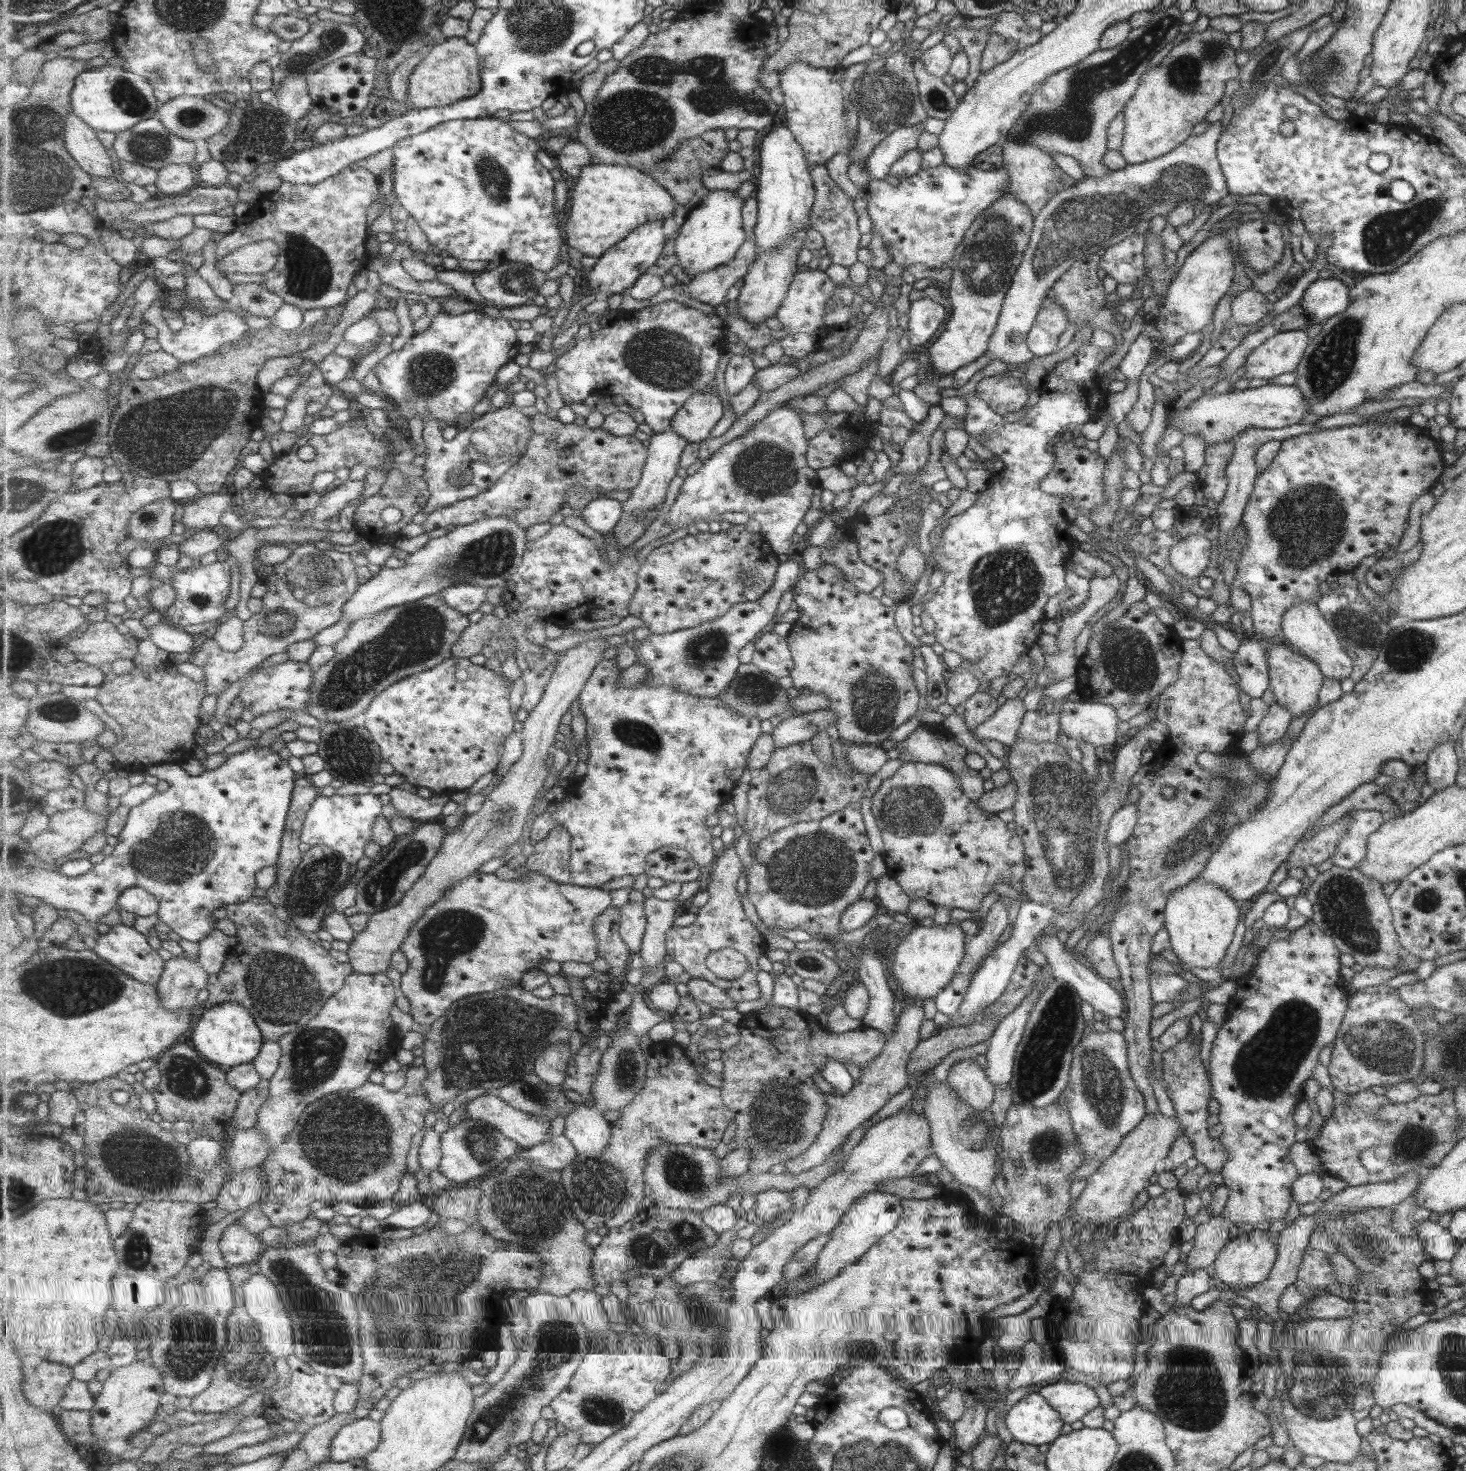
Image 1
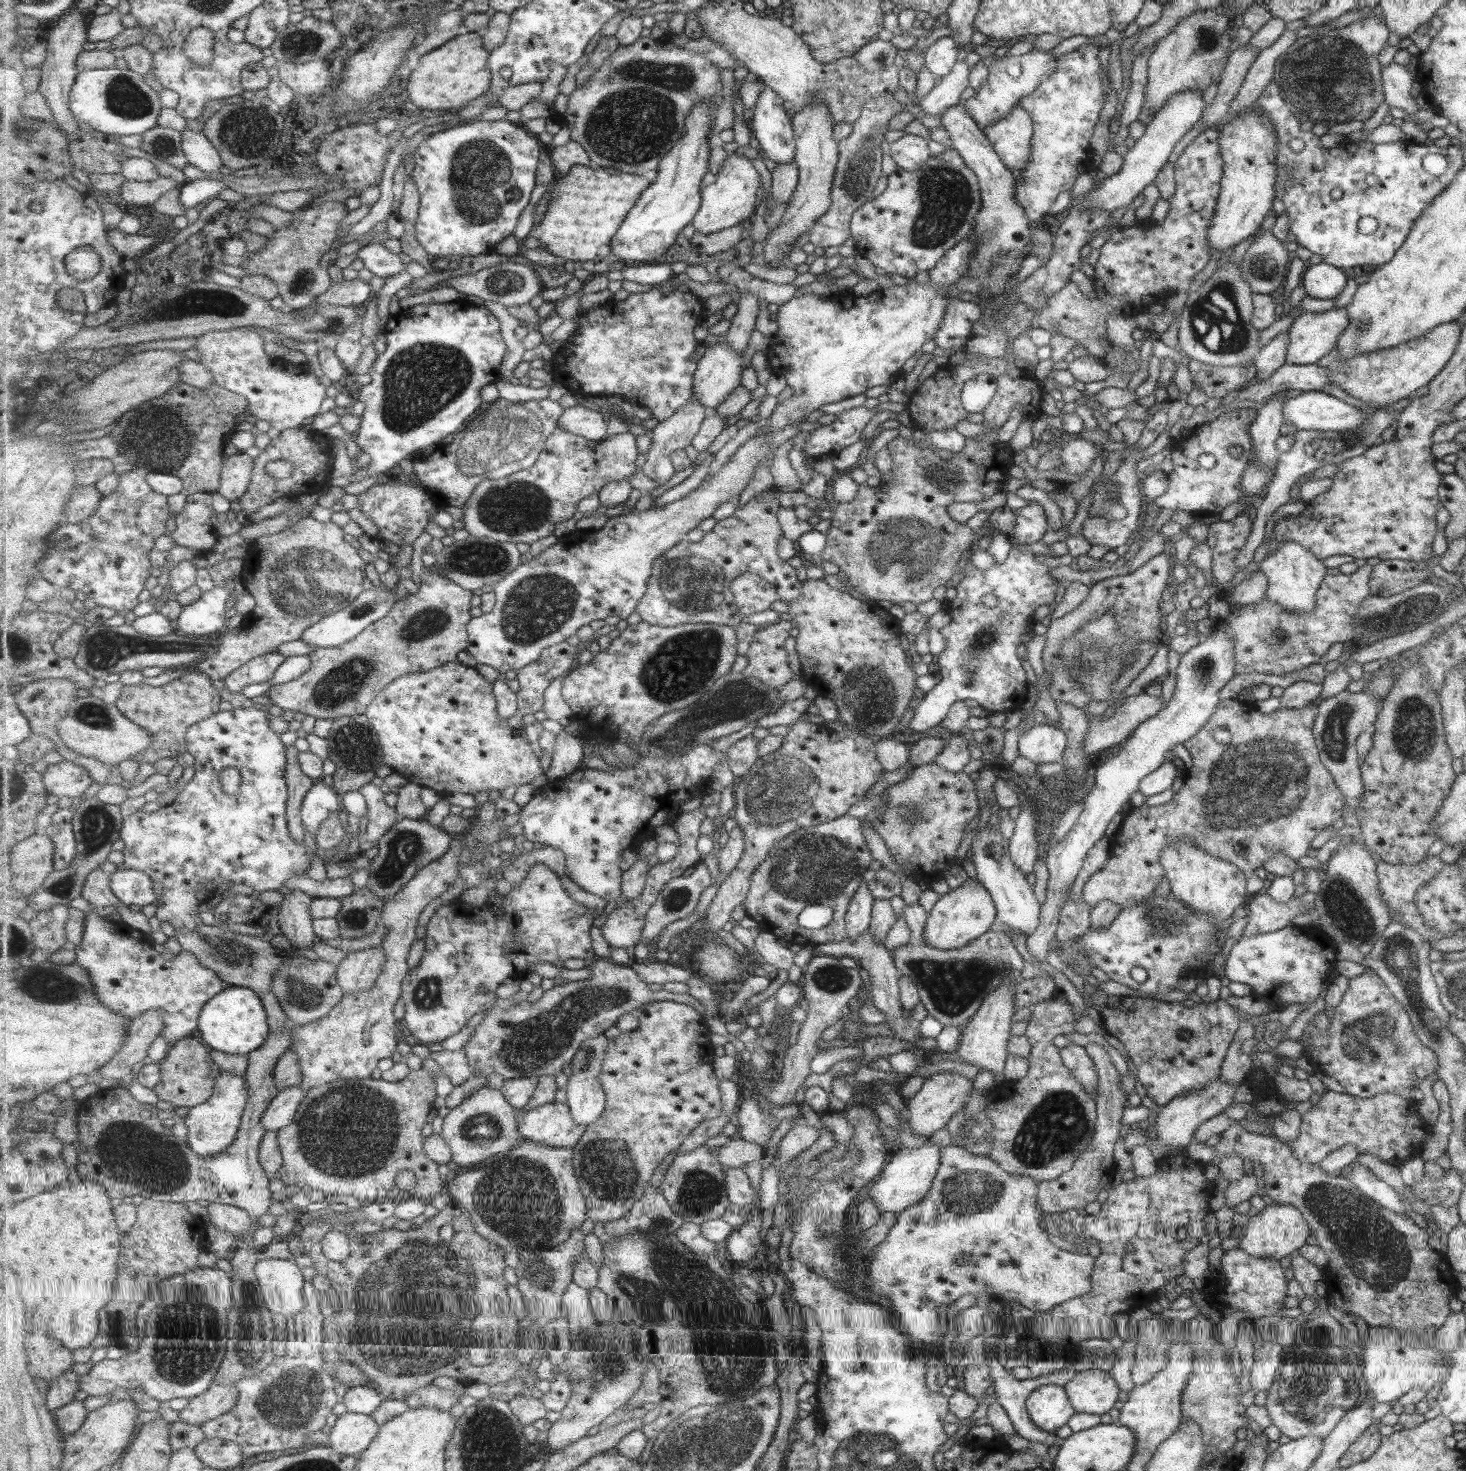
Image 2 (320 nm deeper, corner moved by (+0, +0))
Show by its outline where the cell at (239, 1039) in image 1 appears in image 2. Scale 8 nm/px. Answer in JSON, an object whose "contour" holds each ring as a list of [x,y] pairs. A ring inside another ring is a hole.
{"contour":[[[232,985],[214,996],[204,1006],[198,1030],[200,1039],[211,1049],[231,1054],[246,1054],[260,1049],[271,1035],[266,1005],[249,987]]]}

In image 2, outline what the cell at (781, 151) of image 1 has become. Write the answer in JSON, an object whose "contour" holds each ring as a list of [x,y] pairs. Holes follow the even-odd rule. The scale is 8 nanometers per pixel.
{"contour":[[[766,84],[761,91],[761,96],[758,98],[749,123],[750,129],[754,131],[755,138],[762,148],[762,156],[768,164],[771,161],[777,164],[789,164],[796,158],[797,145],[794,137],[794,124],[783,104],[785,102],[779,93]]]}

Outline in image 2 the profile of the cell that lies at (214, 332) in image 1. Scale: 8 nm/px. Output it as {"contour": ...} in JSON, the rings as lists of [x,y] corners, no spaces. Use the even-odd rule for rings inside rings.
{"contour":[[[251,328],[228,329],[211,332],[197,338],[193,348],[214,376],[217,384],[244,396],[249,401],[247,413],[283,433],[289,429],[303,428],[305,418],[314,417],[327,398],[327,386],[321,384],[314,373],[304,372],[282,358],[271,358],[265,351],[267,340]]]}

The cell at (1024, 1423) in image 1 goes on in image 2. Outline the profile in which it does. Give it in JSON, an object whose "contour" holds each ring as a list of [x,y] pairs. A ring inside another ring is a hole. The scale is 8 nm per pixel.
{"contour":[[[1046,1384],[1035,1387],[1025,1401],[1030,1421],[1047,1432],[1067,1424],[1075,1414],[1063,1386]]]}

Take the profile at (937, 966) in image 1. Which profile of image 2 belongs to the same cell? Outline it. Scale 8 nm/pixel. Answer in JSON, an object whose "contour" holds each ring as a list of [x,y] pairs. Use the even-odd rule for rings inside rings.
{"contour":[[[968,878],[959,888],[950,890],[947,894],[938,897],[928,912],[924,924],[924,937],[927,946],[941,950],[964,947],[991,928],[989,924],[993,924],[995,907],[984,886]]]}

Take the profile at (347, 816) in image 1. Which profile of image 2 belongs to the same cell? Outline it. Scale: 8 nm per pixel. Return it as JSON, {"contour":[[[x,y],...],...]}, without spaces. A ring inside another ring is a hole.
{"contour":[[[318,780],[305,796],[303,808],[301,808],[304,827],[310,834],[317,836],[321,824],[329,820],[331,814],[337,814],[337,812],[344,813],[341,795],[329,784]]]}

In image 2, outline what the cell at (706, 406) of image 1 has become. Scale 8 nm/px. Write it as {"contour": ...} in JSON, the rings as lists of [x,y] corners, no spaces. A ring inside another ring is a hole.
{"contour":[[[727,342],[707,348],[698,361],[692,399],[699,400],[705,410],[717,410],[731,392],[741,387],[744,367],[742,355]]]}

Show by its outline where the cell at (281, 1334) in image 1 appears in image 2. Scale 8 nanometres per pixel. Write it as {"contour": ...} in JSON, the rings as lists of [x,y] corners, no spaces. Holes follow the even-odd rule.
{"contour":[[[262,1259],[257,1264],[256,1276],[263,1289],[265,1306],[273,1313],[290,1318],[305,1309],[306,1280],[295,1260]]]}

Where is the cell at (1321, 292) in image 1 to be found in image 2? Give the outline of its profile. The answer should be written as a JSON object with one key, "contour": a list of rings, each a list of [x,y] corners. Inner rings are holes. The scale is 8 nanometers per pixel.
{"contour":[[[1319,262],[1319,264],[1306,265],[1301,274],[1300,285],[1307,297],[1331,301],[1343,290],[1345,276],[1339,268],[1335,268],[1335,265]]]}

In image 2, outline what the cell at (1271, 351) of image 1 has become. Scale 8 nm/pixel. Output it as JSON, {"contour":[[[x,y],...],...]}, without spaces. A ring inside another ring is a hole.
{"contour":[[[1333,308],[1325,312],[1305,312],[1300,314],[1286,331],[1287,343],[1286,363],[1308,365],[1316,363],[1321,356],[1325,356],[1333,349],[1337,338],[1345,331],[1350,318],[1344,308]]]}

